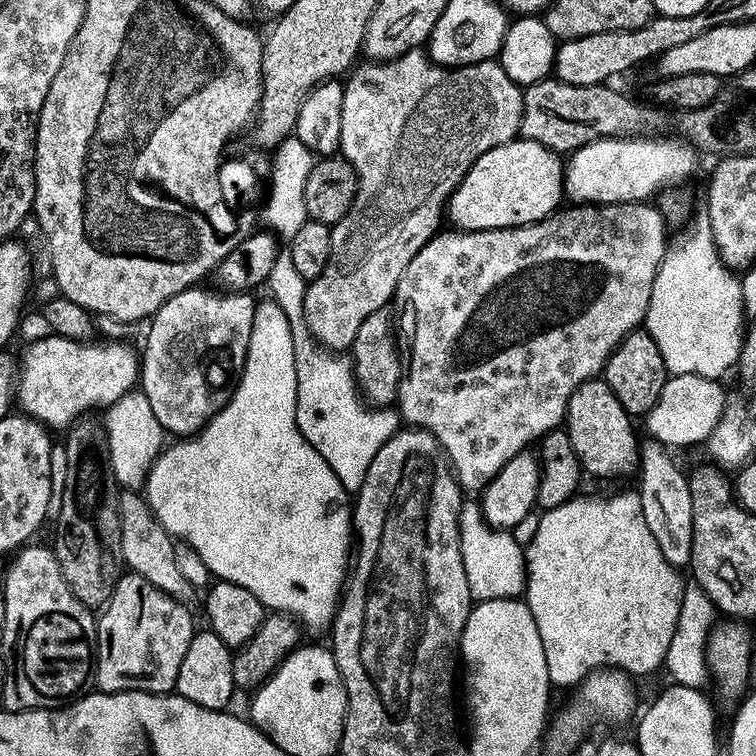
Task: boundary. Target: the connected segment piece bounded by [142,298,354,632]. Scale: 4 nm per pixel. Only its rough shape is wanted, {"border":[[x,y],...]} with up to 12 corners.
{"border":[[292,324],[142,495],[216,580],[320,632],[353,505],[298,430]]}

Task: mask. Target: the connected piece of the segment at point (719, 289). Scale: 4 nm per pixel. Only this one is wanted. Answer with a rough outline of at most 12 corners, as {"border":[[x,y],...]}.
{"border":[[707,219],[664,253],[646,330],[671,375],[718,380],[746,335]]}

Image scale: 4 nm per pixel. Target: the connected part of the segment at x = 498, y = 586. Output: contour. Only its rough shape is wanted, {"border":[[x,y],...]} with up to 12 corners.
{"border":[[460,505],[473,601],[521,597],[527,559],[509,529]]}

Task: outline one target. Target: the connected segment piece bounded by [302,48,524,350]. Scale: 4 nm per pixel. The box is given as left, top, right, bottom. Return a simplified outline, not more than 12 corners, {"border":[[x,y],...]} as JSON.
{"border":[[411,48],[347,77],[354,202],[304,290],[351,349],[524,94]]}

